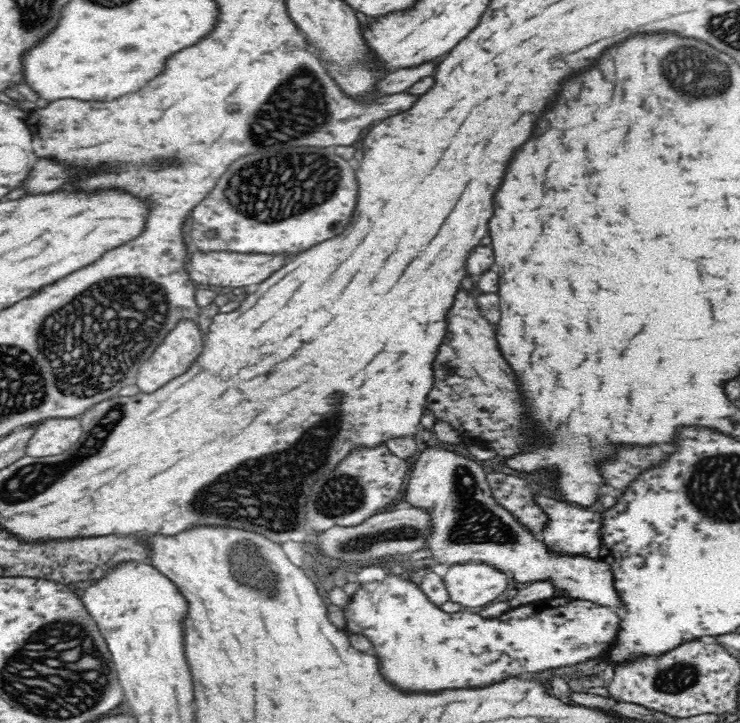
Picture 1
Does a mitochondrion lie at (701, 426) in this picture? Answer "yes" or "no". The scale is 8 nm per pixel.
no

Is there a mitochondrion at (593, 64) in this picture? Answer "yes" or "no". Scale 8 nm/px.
no

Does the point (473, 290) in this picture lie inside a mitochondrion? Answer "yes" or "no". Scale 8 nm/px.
no

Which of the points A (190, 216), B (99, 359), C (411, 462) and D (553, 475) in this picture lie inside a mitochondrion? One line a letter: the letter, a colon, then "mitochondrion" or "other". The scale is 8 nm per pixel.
A: other
B: mitochondrion
C: other
D: other

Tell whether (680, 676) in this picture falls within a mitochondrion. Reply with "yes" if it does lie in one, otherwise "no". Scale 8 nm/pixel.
yes

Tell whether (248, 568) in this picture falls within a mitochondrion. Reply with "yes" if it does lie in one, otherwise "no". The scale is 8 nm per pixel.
yes

